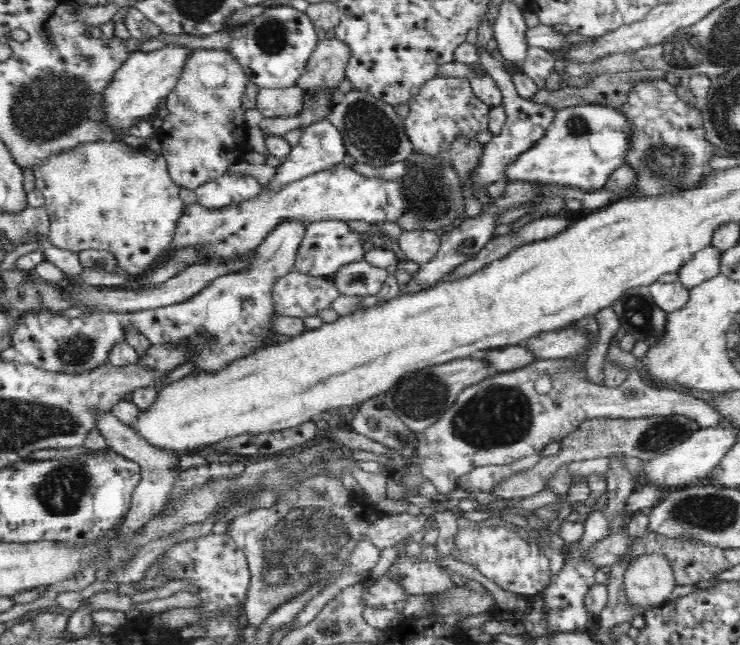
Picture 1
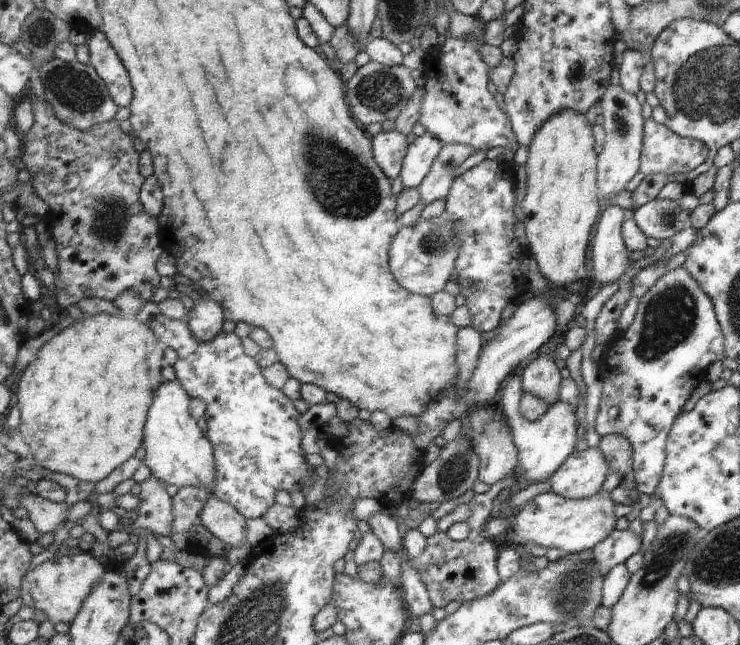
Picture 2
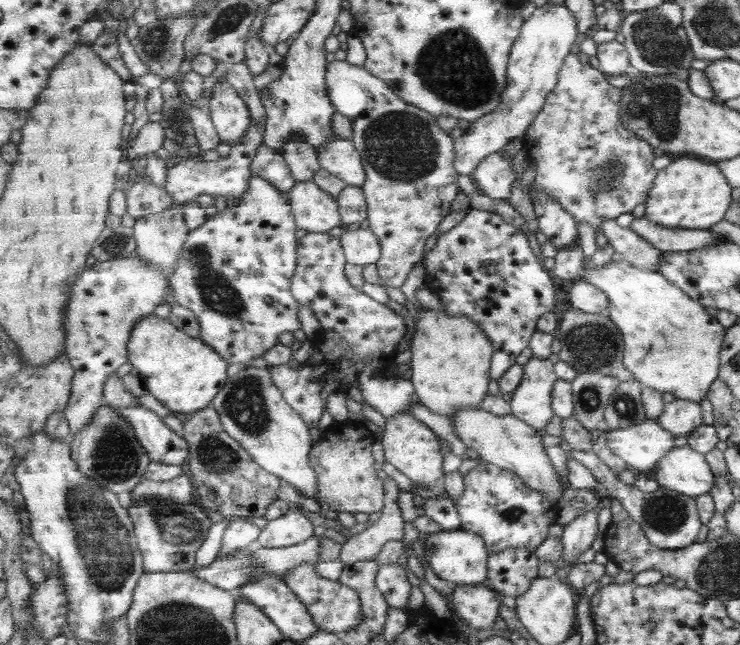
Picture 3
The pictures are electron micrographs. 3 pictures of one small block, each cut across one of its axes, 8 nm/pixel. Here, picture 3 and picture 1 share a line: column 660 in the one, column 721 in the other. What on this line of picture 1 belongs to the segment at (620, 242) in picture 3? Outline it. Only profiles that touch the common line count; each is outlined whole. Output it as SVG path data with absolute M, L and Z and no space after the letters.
M708 246L684 263L679 270L679 279L691 290L693 286L720 274L724 251L716 246Z

